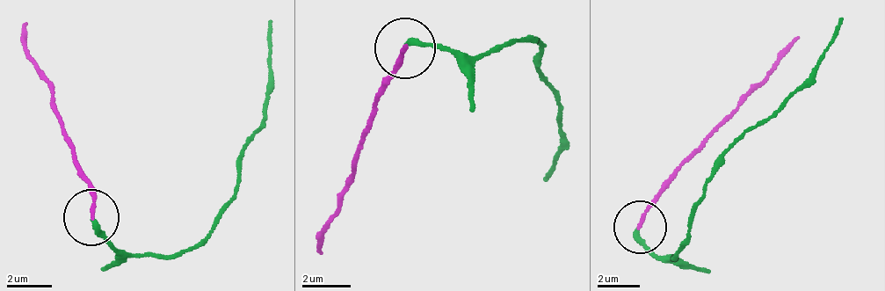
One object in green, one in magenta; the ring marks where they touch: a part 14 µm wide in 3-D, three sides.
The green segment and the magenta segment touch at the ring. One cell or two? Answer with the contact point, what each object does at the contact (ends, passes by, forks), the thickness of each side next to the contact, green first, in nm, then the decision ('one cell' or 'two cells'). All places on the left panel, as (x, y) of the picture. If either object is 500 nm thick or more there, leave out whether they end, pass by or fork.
place (90, 217); green ends; magenta ends; calibres 240 and 150 nm; one cell

